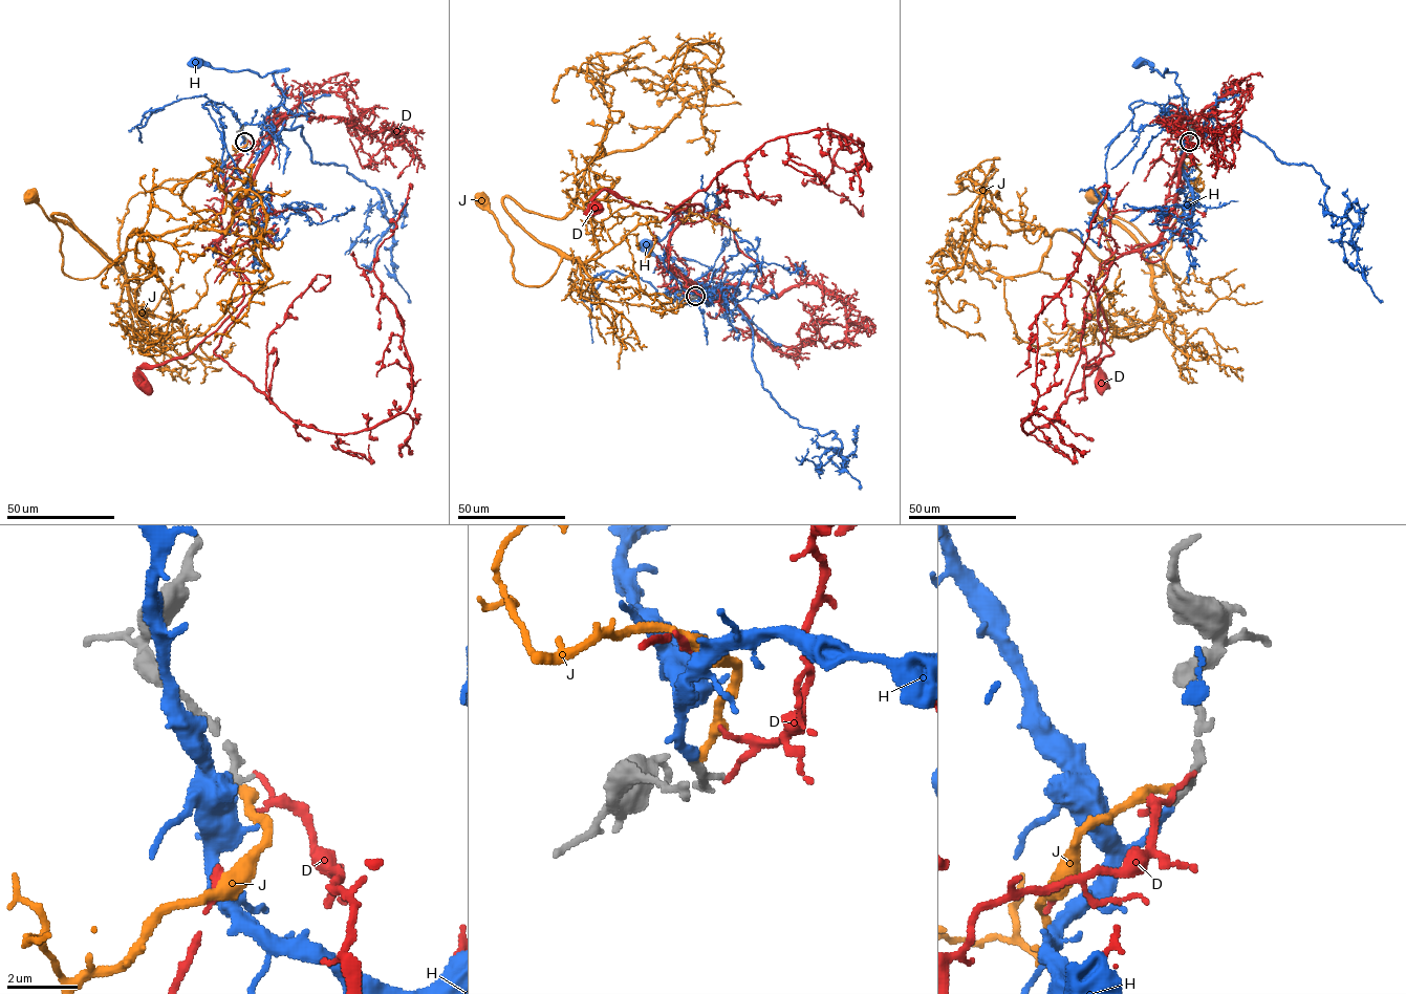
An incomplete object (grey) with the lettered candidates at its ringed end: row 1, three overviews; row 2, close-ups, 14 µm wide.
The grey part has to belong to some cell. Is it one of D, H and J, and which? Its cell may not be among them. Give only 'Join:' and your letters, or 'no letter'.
Join: H

